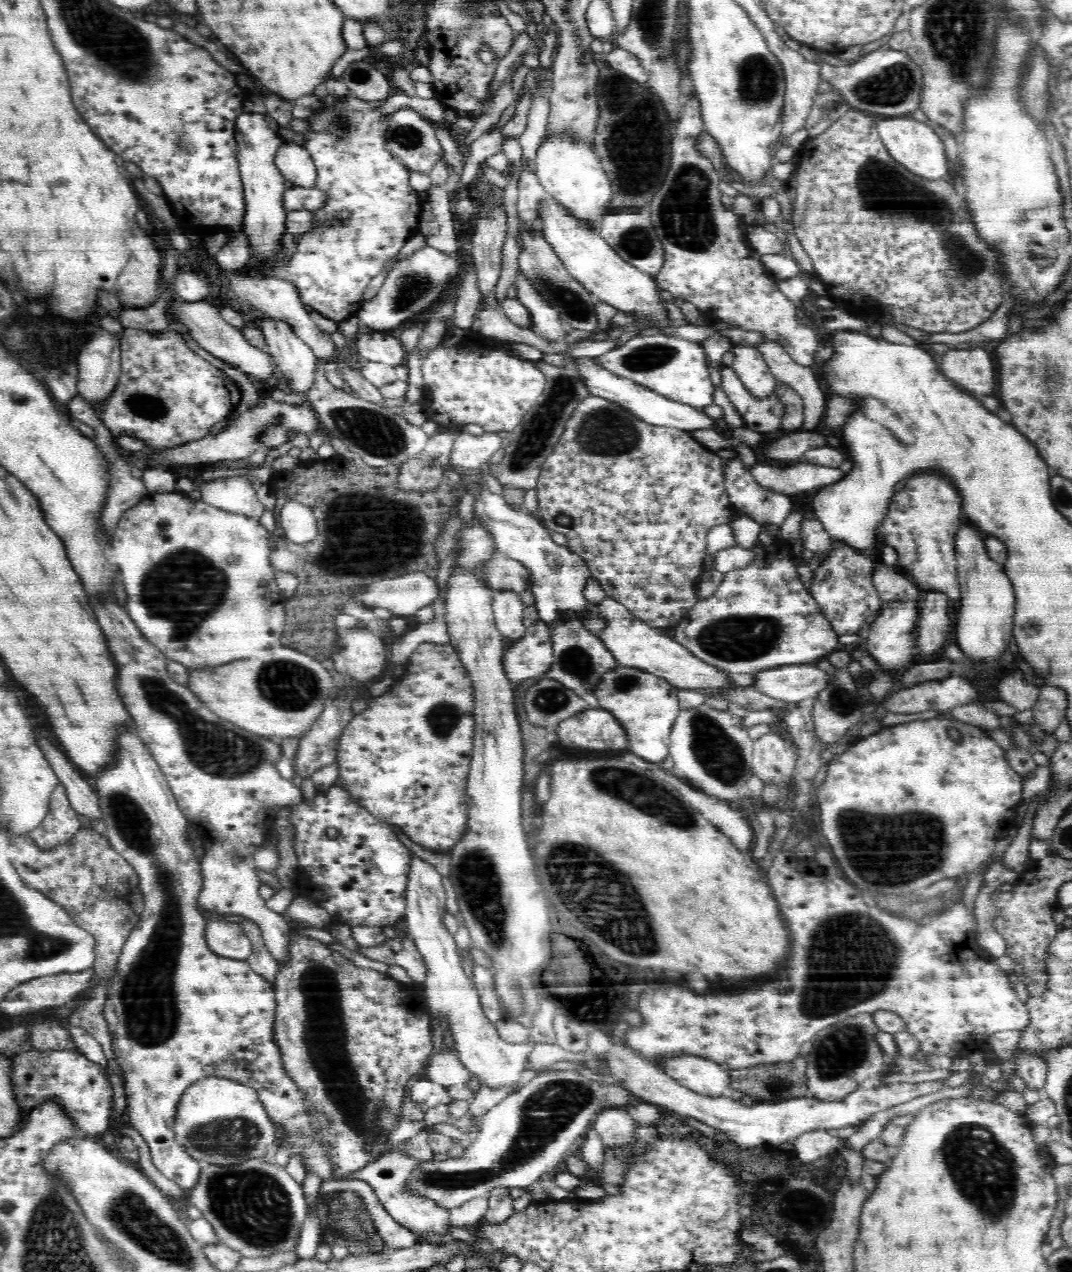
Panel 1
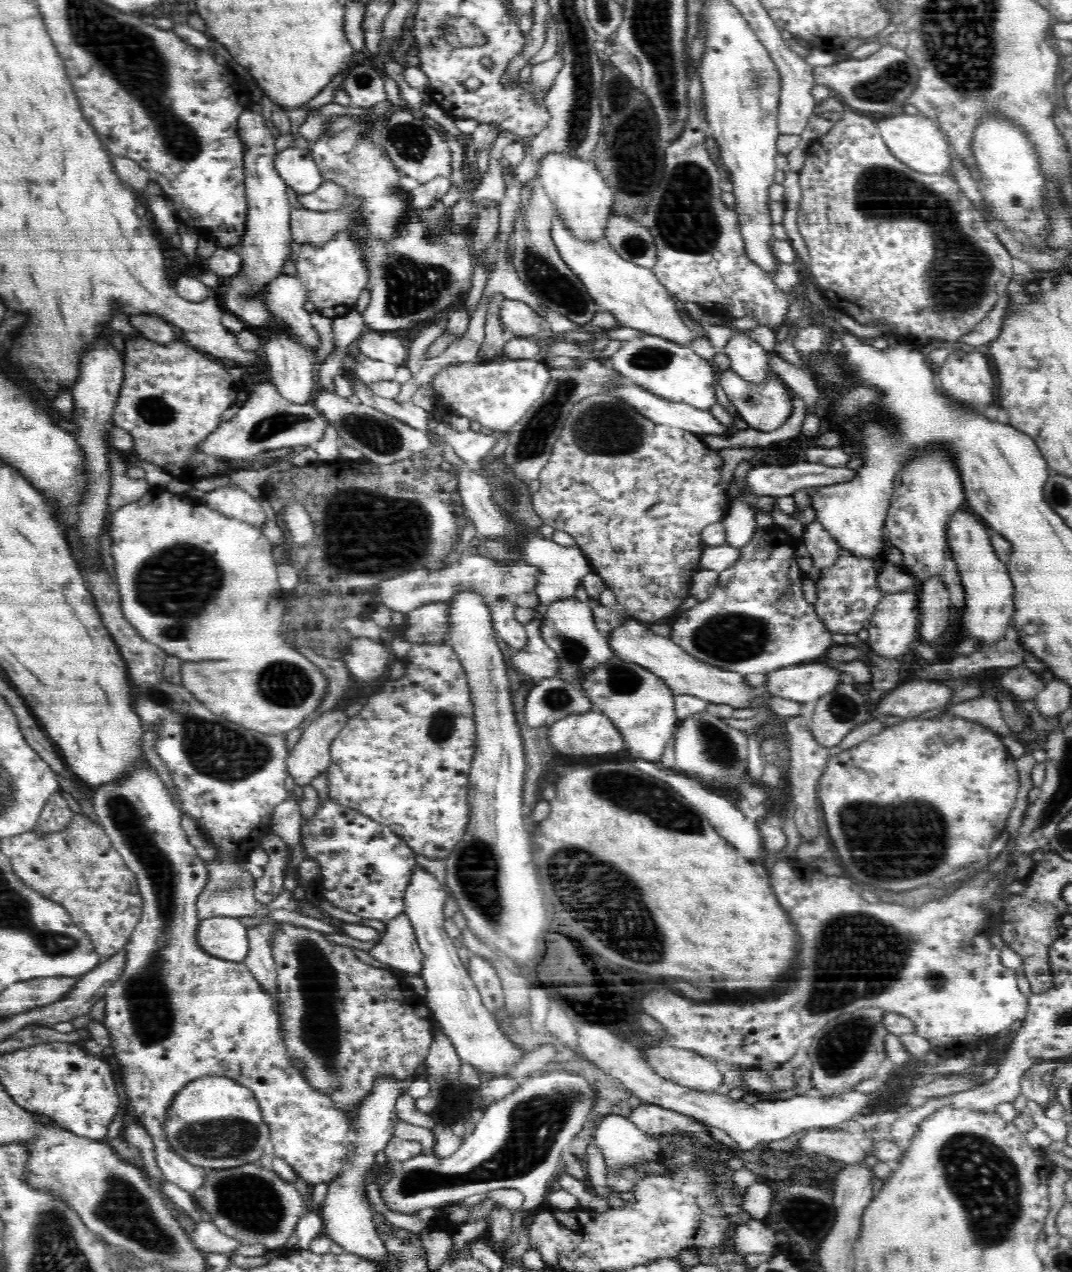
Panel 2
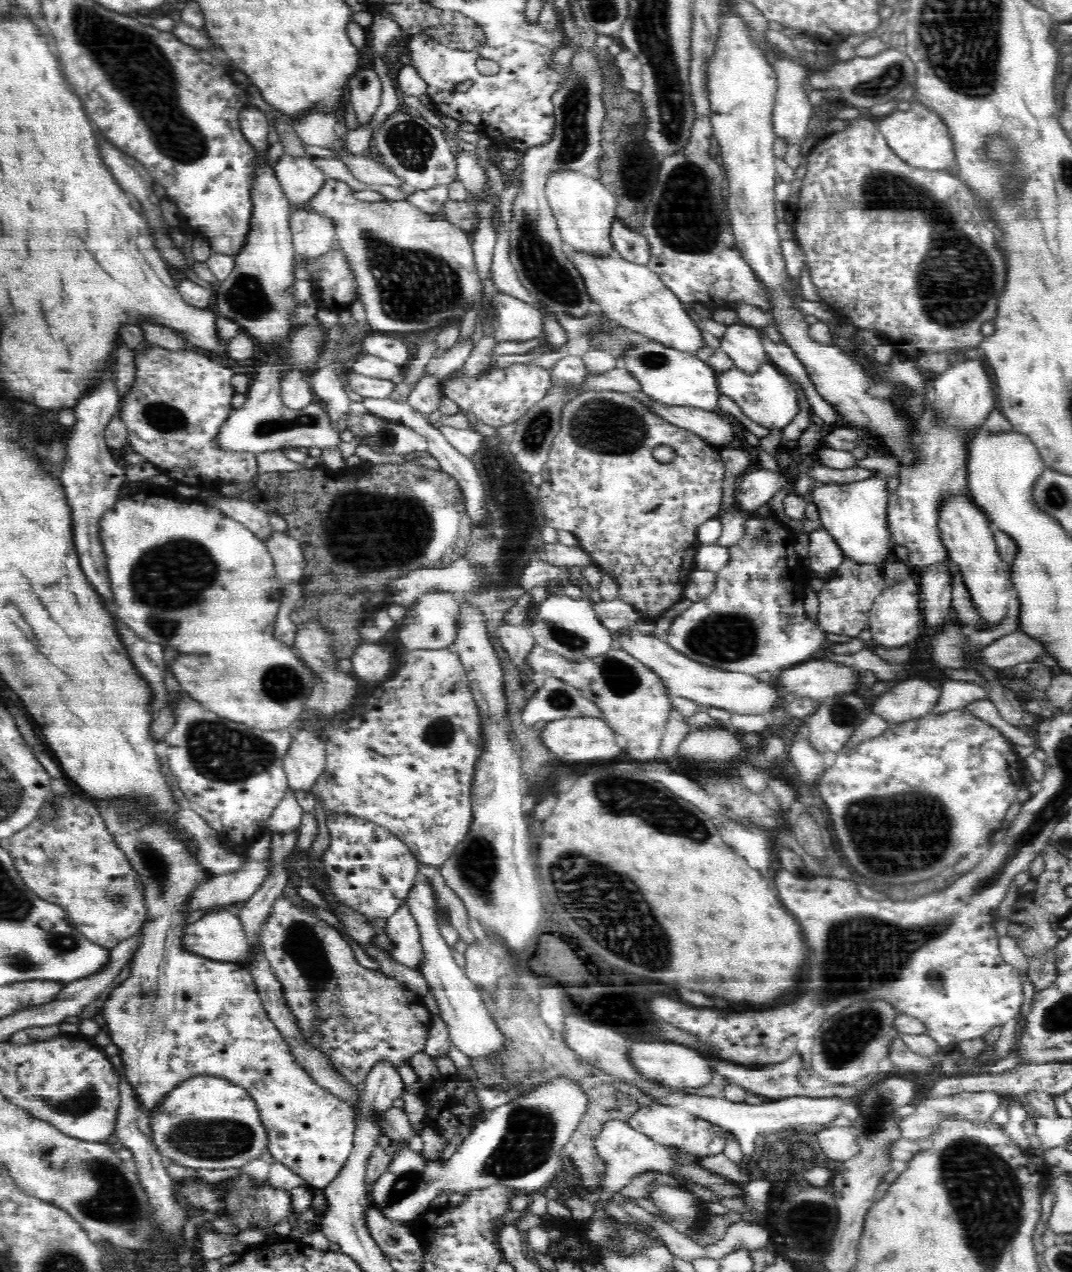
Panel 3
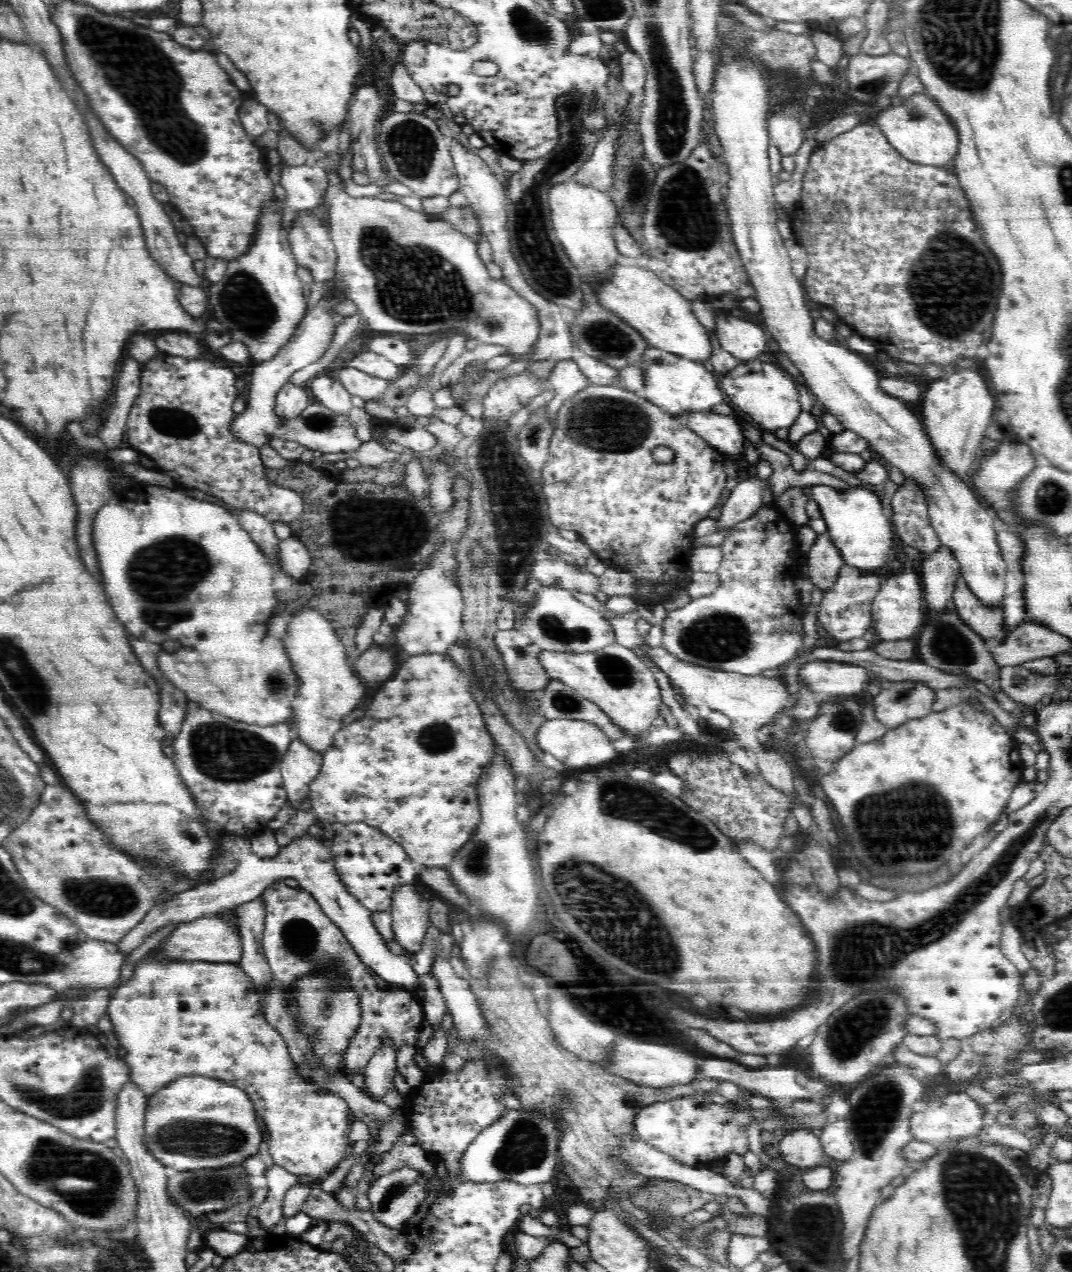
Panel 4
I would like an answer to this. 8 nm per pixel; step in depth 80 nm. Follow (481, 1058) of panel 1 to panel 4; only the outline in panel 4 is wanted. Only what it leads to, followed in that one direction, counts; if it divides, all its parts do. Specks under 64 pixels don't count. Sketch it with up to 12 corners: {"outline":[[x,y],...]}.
{"outline":[[440,949],[430,973],[458,1035],[487,1035],[467,979]]}

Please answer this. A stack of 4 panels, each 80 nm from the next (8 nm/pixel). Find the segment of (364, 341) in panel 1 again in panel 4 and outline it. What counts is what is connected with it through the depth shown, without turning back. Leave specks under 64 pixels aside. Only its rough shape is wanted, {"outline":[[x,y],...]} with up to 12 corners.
{"outline":[[398,334],[376,336],[368,348],[403,369],[417,356]]}

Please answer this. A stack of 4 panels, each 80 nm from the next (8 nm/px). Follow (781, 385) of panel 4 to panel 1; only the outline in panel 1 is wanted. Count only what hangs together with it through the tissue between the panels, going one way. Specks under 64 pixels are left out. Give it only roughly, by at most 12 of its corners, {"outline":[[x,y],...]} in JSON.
{"outline":[[732,367],[721,368],[721,386],[743,419],[760,433],[781,428],[778,390],[758,400]]}

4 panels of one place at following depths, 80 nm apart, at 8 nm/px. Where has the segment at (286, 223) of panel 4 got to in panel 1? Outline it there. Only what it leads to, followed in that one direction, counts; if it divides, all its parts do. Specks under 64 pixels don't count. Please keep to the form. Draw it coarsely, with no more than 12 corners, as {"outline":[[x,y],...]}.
{"outline":[[282,143],[275,166],[284,180],[312,189],[318,172],[311,154]]}

